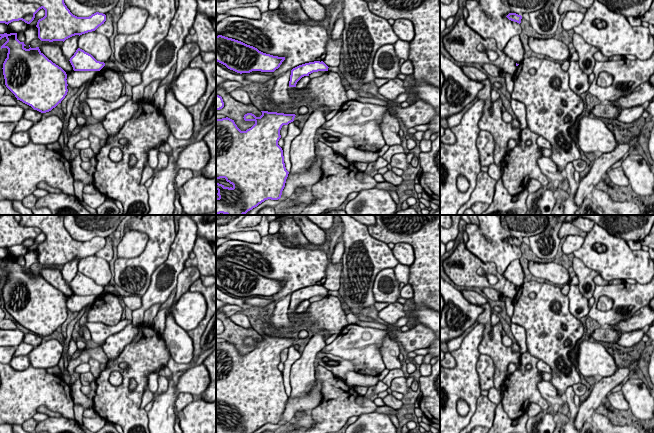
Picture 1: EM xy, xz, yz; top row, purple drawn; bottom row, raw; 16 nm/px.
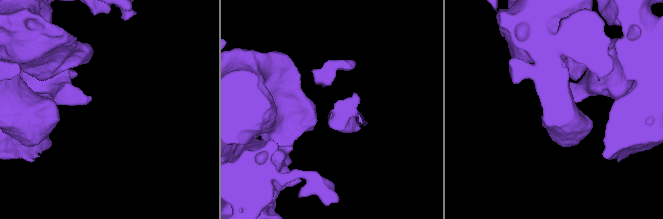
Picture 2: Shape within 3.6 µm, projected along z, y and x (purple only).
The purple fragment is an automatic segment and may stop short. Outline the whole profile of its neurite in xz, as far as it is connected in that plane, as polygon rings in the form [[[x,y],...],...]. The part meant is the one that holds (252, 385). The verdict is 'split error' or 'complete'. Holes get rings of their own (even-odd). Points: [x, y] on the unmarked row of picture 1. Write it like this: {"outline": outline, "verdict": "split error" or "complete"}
{"outline": [[[261,335],[262,339],[256,341],[252,337],[244,339],[245,345],[254,345],[255,348],[241,355],[234,344],[226,341],[216,343],[216,414],[219,421],[216,422],[216,433],[253,433],[265,424],[278,424],[281,422],[289,396],[284,387],[283,374],[278,369],[281,362],[280,354],[283,349],[288,349],[294,345],[295,338],[284,338],[277,336]],[[225,402],[232,411],[225,411],[217,406],[218,403]]], "verdict": "complete"}

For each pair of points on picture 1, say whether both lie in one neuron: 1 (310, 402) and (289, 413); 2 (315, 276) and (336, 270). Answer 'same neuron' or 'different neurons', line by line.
1: same neuron
2: different neurons

